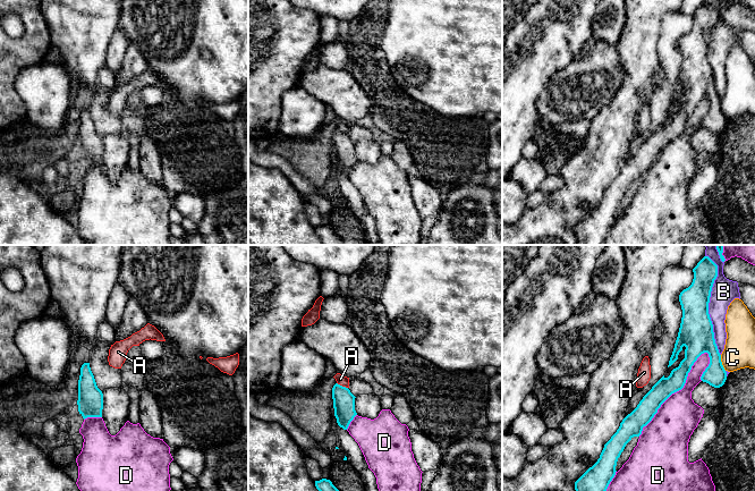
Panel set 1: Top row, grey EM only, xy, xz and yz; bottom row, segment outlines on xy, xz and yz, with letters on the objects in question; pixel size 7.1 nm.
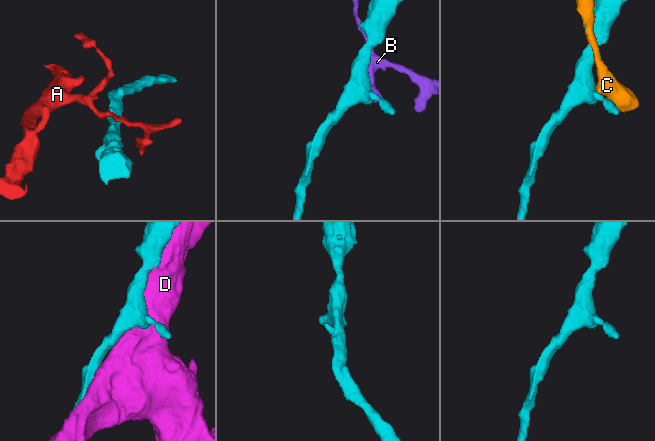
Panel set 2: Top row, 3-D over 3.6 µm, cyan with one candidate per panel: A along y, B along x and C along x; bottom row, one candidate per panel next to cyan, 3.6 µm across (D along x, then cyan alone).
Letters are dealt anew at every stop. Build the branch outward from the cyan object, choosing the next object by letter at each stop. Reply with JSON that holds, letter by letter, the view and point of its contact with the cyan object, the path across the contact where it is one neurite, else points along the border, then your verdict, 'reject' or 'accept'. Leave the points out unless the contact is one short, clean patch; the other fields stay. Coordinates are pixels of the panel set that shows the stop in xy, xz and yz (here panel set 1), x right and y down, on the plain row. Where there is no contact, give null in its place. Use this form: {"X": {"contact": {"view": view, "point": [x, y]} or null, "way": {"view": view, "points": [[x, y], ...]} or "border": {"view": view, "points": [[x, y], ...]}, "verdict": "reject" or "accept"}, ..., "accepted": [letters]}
{"A": {"contact": {"view": "xz", "point": [341, 132]}, "border": {"view": "xz", "points": [[337, 128], [347, 134]]}, "verdict": "reject"}, "B": {"contact": {"view": "yz", "point": [707, 51]}, "verdict": "reject"}, "C": {"contact": {"view": "yz", "point": [721, 109]}, "verdict": "reject"}, "D": {"contact": {"view": "yz", "point": [675, 137]}, "verdict": "reject"}, "accepted": []}

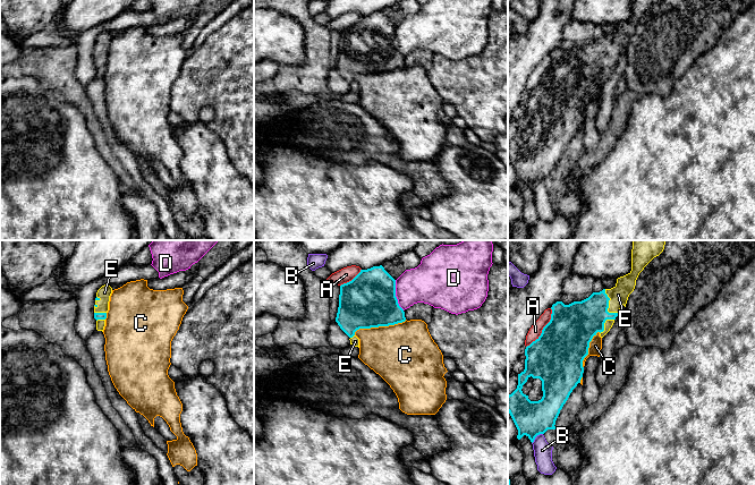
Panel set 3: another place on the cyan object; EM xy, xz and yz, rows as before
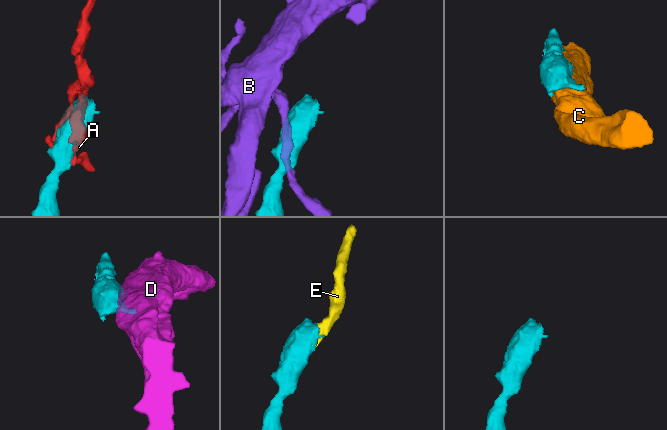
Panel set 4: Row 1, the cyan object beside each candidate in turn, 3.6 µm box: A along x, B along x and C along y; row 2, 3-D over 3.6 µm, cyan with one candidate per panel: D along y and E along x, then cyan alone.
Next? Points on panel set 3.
{"A": {"contact": {"view": "yz", "point": [543, 75]}, "verdict": "reject"}, "B": {"contact": {"view": "yz", "point": [535, 183]}, "verdict": "reject"}, "C": {"contact": {"view": "xz", "point": [379, 71]}, "verdict": "reject"}, "D": {"contact": {"view": "xz", "point": [395, 41]}, "verdict": "reject"}, "E": {"contact": {"view": "yz", "point": [608, 51]}, "way": {"view": "yz", "points": [[578, 68], [608, 51], [618, 41]]}, "verdict": "accept"}, "accepted": ["E"]}

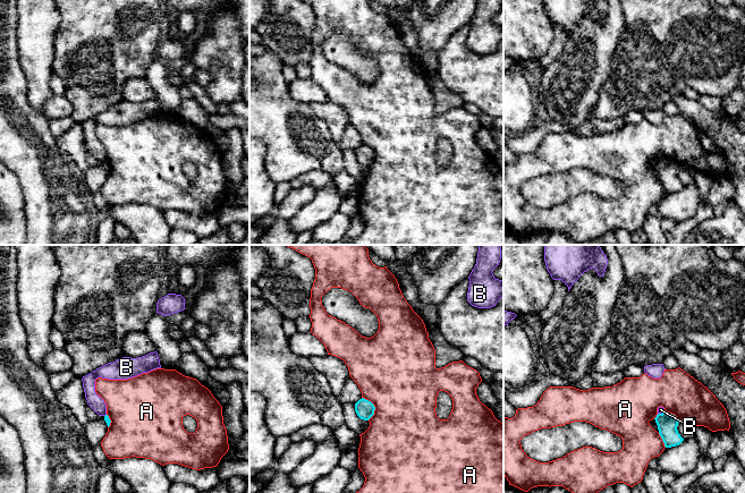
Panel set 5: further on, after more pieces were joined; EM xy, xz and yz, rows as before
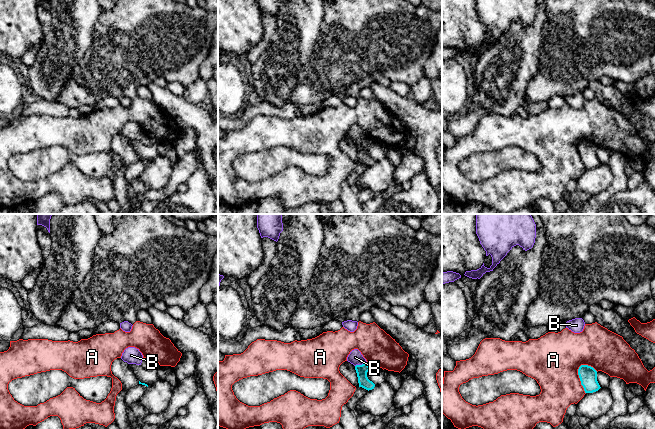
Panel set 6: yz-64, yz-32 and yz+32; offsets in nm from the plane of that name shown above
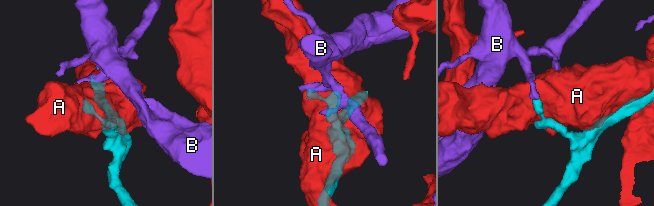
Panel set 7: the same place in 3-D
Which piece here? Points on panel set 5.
{"A": {"contact": {"view": "xz", "point": [374, 153]}, "verdict": "reject"}, "B": {"contact": {"view": "yz", "point": [662, 159]}, "border": {"view": "yz", "points": [[665, 158], [658, 160]]}, "verdict": "reject"}, "accepted": []}

